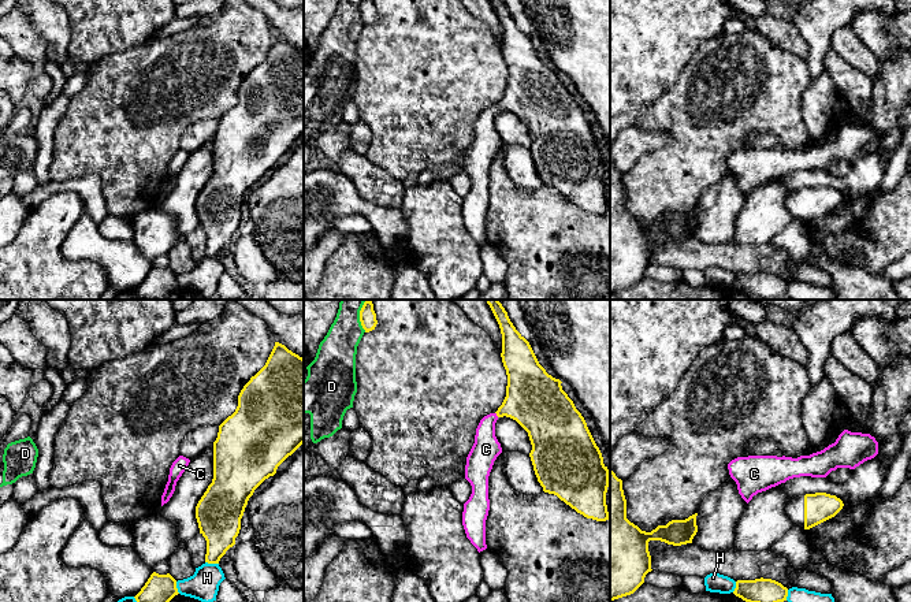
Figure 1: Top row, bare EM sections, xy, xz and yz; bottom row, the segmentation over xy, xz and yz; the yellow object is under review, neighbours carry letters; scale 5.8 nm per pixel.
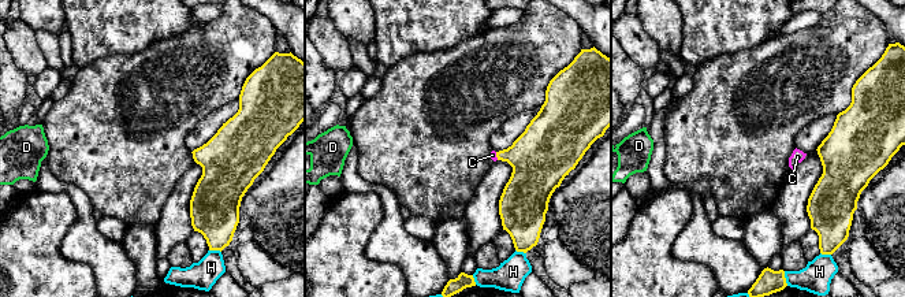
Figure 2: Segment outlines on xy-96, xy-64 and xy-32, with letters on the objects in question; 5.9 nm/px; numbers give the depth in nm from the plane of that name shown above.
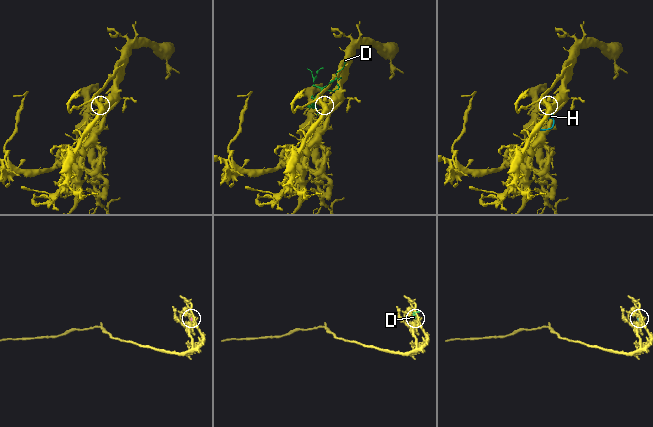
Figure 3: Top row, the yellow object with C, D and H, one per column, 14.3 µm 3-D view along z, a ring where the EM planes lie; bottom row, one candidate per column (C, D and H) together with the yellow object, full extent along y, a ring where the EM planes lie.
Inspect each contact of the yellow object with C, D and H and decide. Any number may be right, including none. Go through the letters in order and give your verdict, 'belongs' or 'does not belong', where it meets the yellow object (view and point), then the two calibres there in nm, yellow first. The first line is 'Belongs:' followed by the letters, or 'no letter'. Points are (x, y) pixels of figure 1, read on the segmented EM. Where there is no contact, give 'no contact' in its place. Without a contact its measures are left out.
Belongs: C
C: belongs; meets yellow in xz at (497, 415); 340 nm thick on the yellow side, 160 nm on the other
D: does not belong; meets yellow in xz at (360, 316); 100 nm thick on the yellow side, 220 nm on the other
H: does not belong; meets yellow in xy at (212, 563); 260 nm thick on the yellow side, 180 nm on the other

